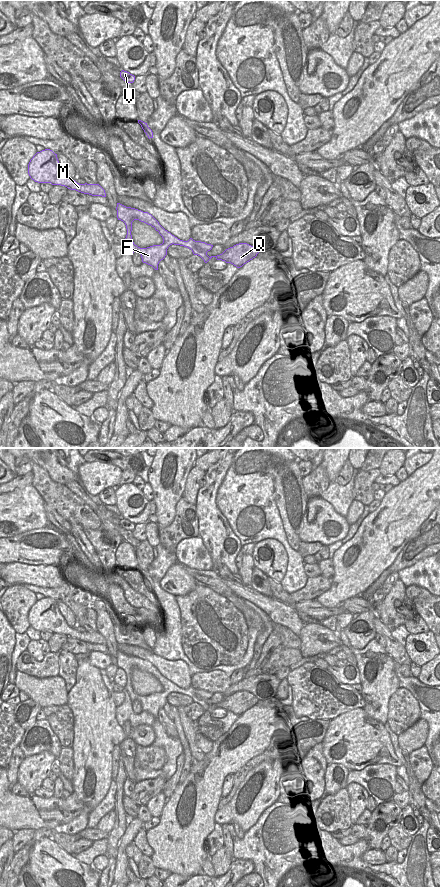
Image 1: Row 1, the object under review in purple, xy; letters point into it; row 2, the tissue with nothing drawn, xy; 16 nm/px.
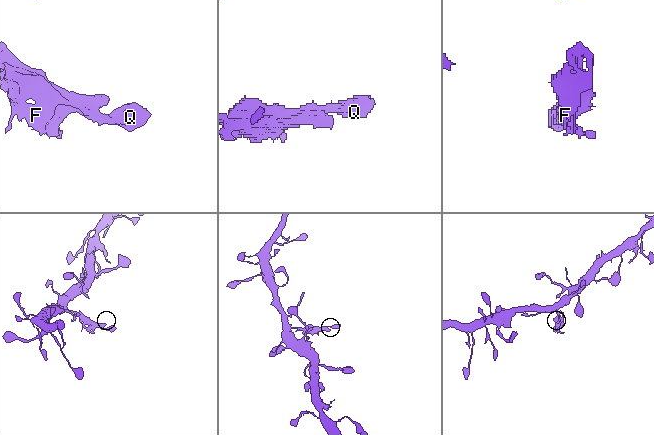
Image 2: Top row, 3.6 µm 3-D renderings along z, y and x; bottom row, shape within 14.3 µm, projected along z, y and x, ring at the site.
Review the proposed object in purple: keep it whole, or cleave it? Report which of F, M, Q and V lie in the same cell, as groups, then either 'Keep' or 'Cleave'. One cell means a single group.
Groups: F Q / M V. Cleave.

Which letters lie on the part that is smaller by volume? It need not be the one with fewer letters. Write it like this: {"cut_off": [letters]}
{"cut_off": ["F", "Q"]}

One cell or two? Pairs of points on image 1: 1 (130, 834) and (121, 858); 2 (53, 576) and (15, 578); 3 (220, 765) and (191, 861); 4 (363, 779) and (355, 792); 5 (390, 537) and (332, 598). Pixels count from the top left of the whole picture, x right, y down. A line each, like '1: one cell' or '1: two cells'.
1: one cell
2: one cell
3: one cell
4: two cells
5: one cell

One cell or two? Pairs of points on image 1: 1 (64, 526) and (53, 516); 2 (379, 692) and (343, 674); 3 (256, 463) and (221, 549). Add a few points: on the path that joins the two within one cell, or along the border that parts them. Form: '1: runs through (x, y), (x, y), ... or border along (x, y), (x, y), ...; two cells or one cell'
1: runs through (61, 523), (56, 519); one cell
2: border along (356, 666), (359, 672), (360, 683); two cells
3: border along (217, 506), (238, 538), (241, 546); two cells

